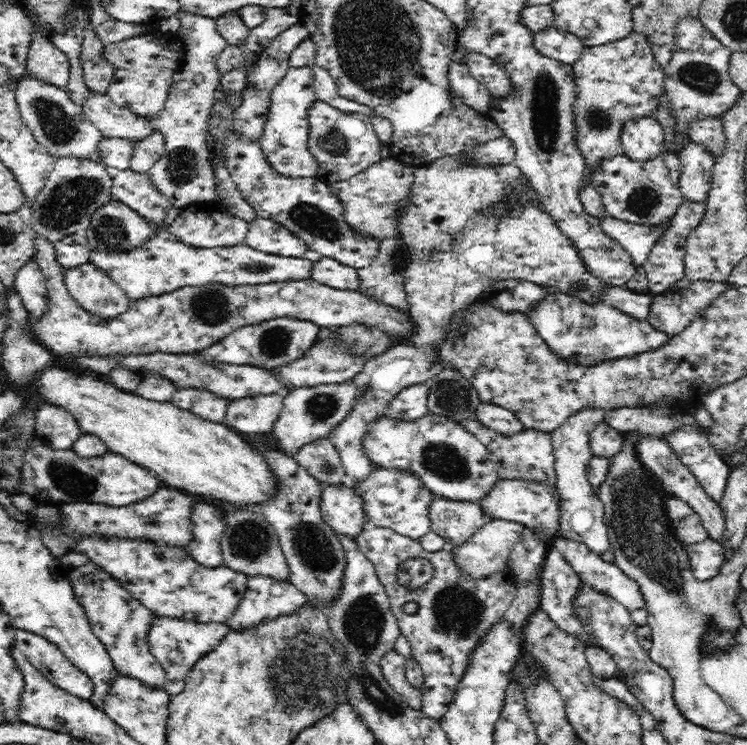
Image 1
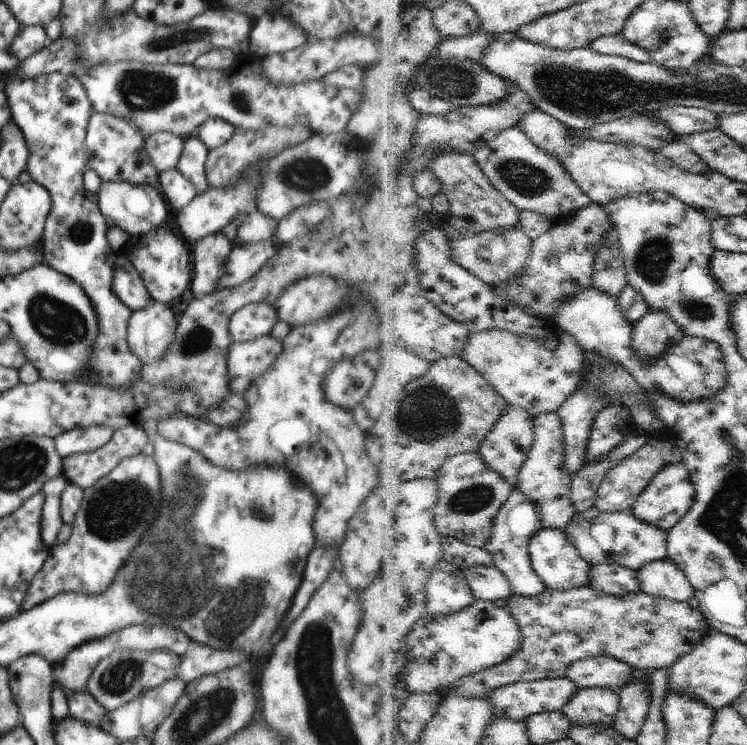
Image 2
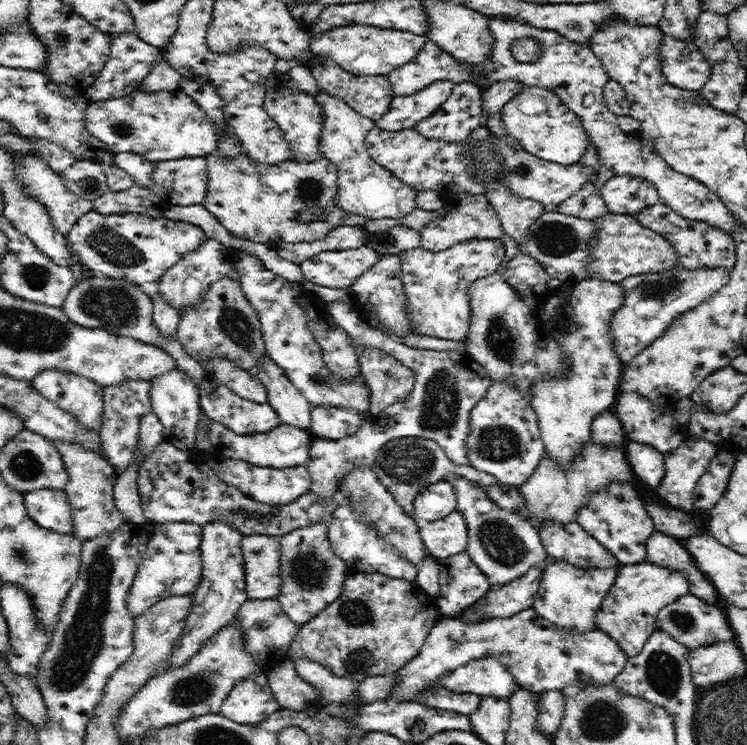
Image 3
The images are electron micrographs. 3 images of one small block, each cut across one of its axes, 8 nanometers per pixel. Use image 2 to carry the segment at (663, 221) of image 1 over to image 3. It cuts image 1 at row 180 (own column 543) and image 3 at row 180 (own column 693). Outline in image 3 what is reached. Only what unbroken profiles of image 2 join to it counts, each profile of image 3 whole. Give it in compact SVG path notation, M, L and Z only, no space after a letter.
M615 173L602 184L601 196L614 214L630 215L661 202L655 185L634 173Z

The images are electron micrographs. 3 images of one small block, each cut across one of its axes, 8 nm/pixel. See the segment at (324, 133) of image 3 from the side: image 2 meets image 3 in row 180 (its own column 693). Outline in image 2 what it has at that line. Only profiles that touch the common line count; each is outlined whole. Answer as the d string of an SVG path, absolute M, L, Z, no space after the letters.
M596 286L580 292L570 302L562 304L553 322L556 327L574 334L580 346L587 353L602 354L626 370L630 370L643 387L654 394L670 394L670 398L684 402L700 402L706 398L716 398L728 386L728 364L718 342L700 337L687 337L670 348L664 358L646 364L634 350L636 325L632 324L620 307L620 298Z

